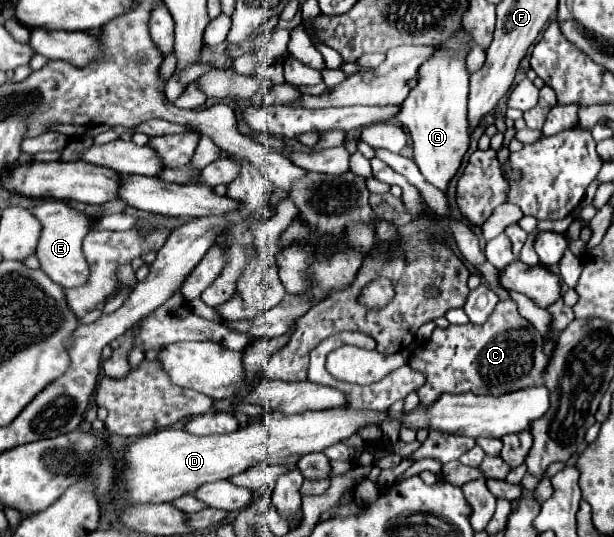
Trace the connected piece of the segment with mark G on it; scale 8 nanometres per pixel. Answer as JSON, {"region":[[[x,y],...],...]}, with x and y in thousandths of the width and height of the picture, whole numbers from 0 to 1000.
{"region":[[[752,56],[723,78],[723,93],[684,123],[681,160],[668,168],[655,194],[648,223],[664,238],[674,291],[687,328],[726,358],[733,335],[743,328],[756,287],[762,283],[762,134],[759,101],[765,93],[765,67]]]}

